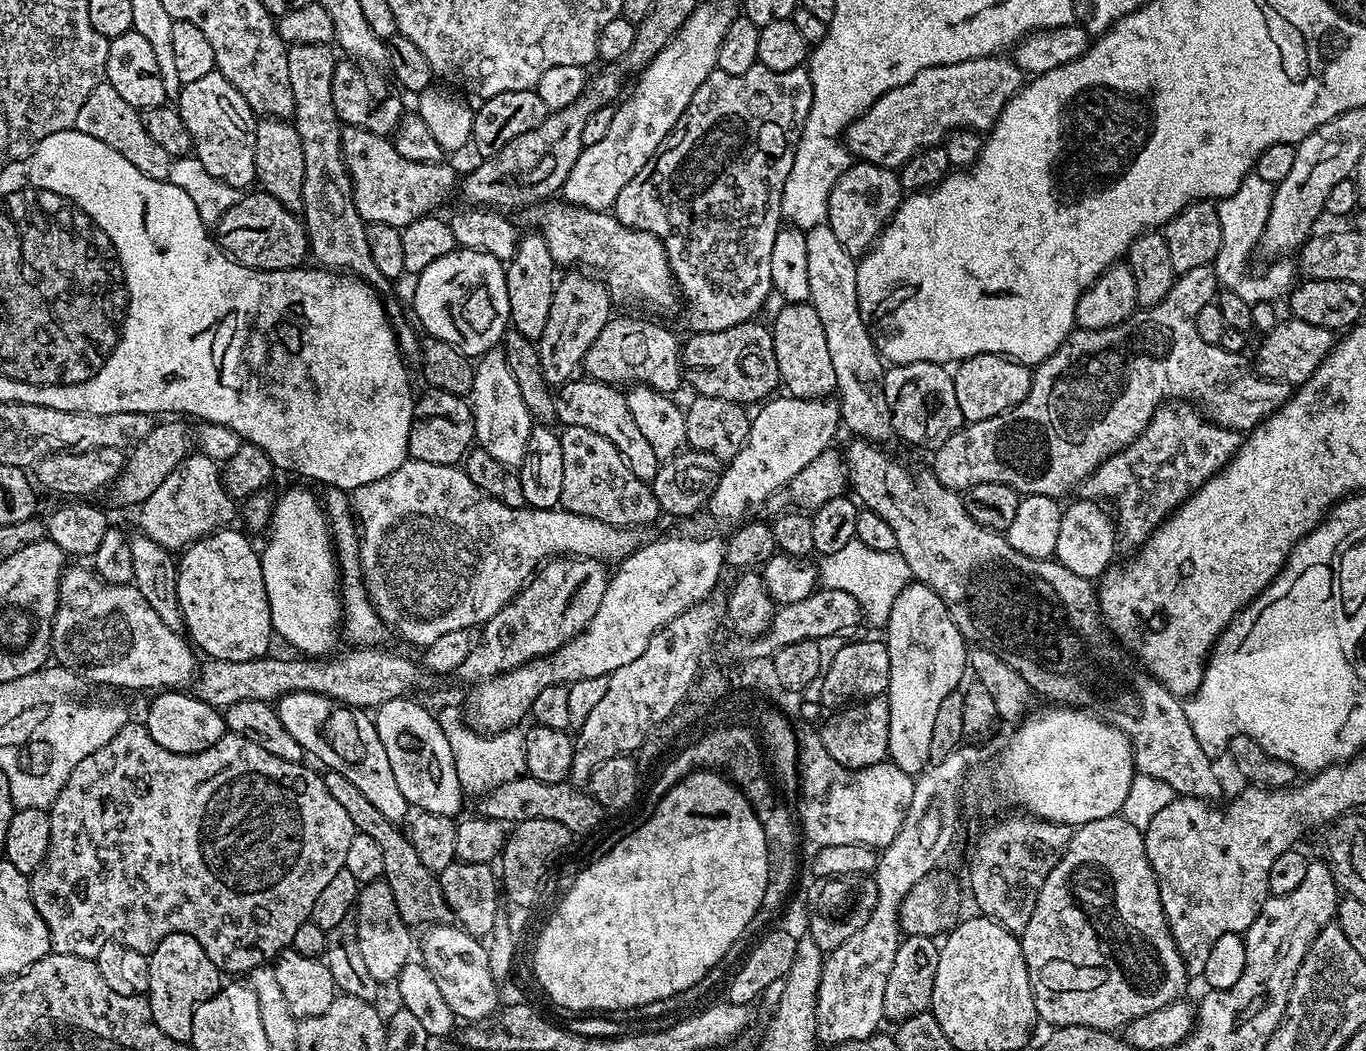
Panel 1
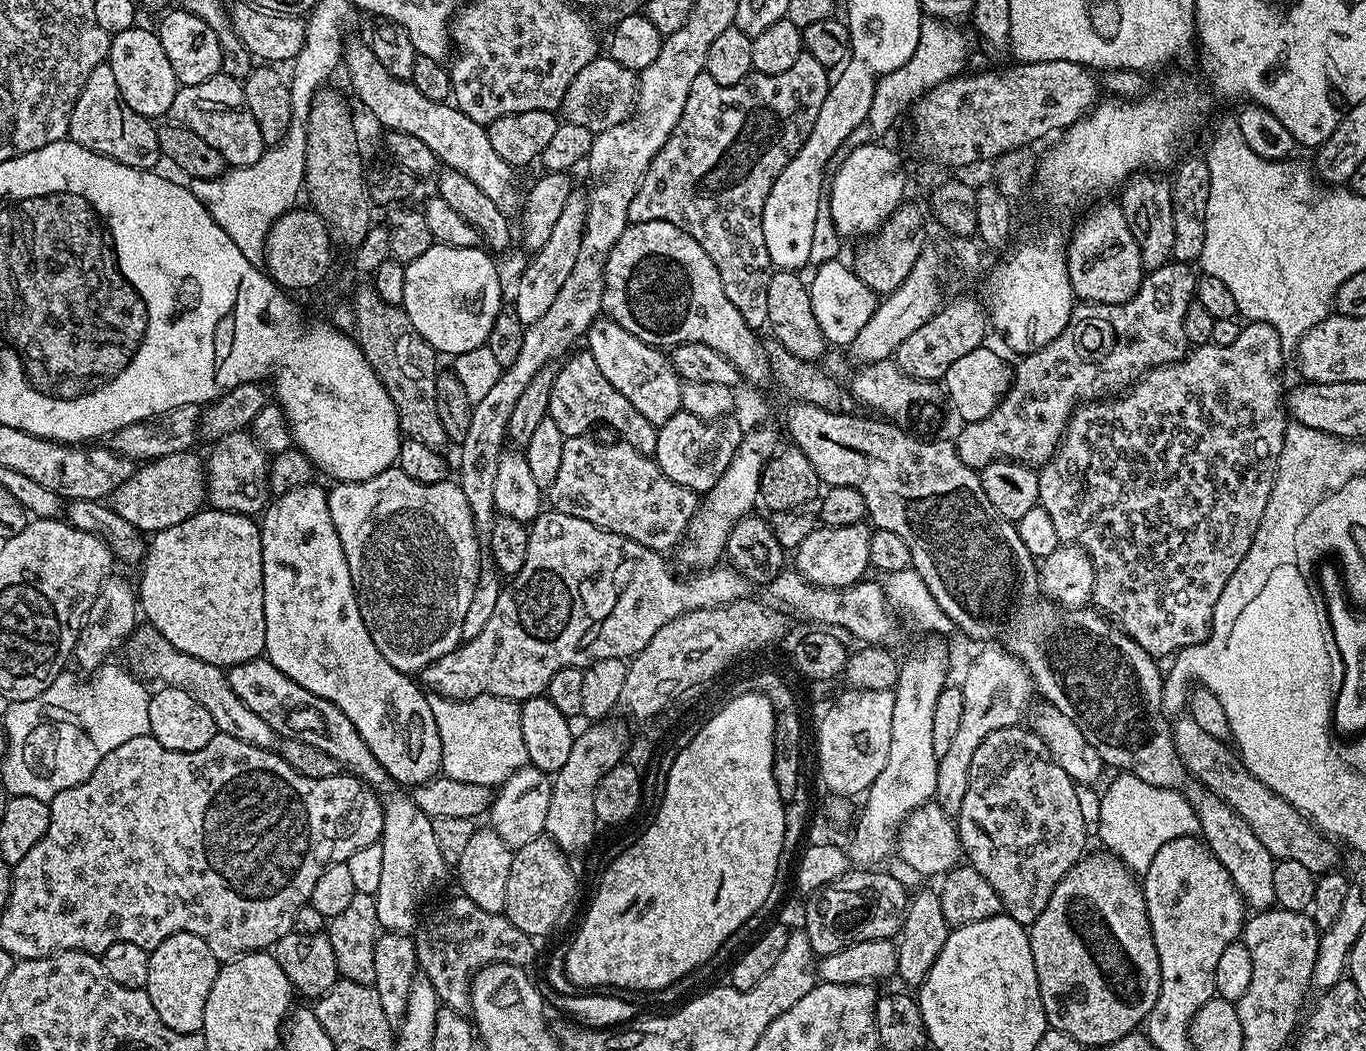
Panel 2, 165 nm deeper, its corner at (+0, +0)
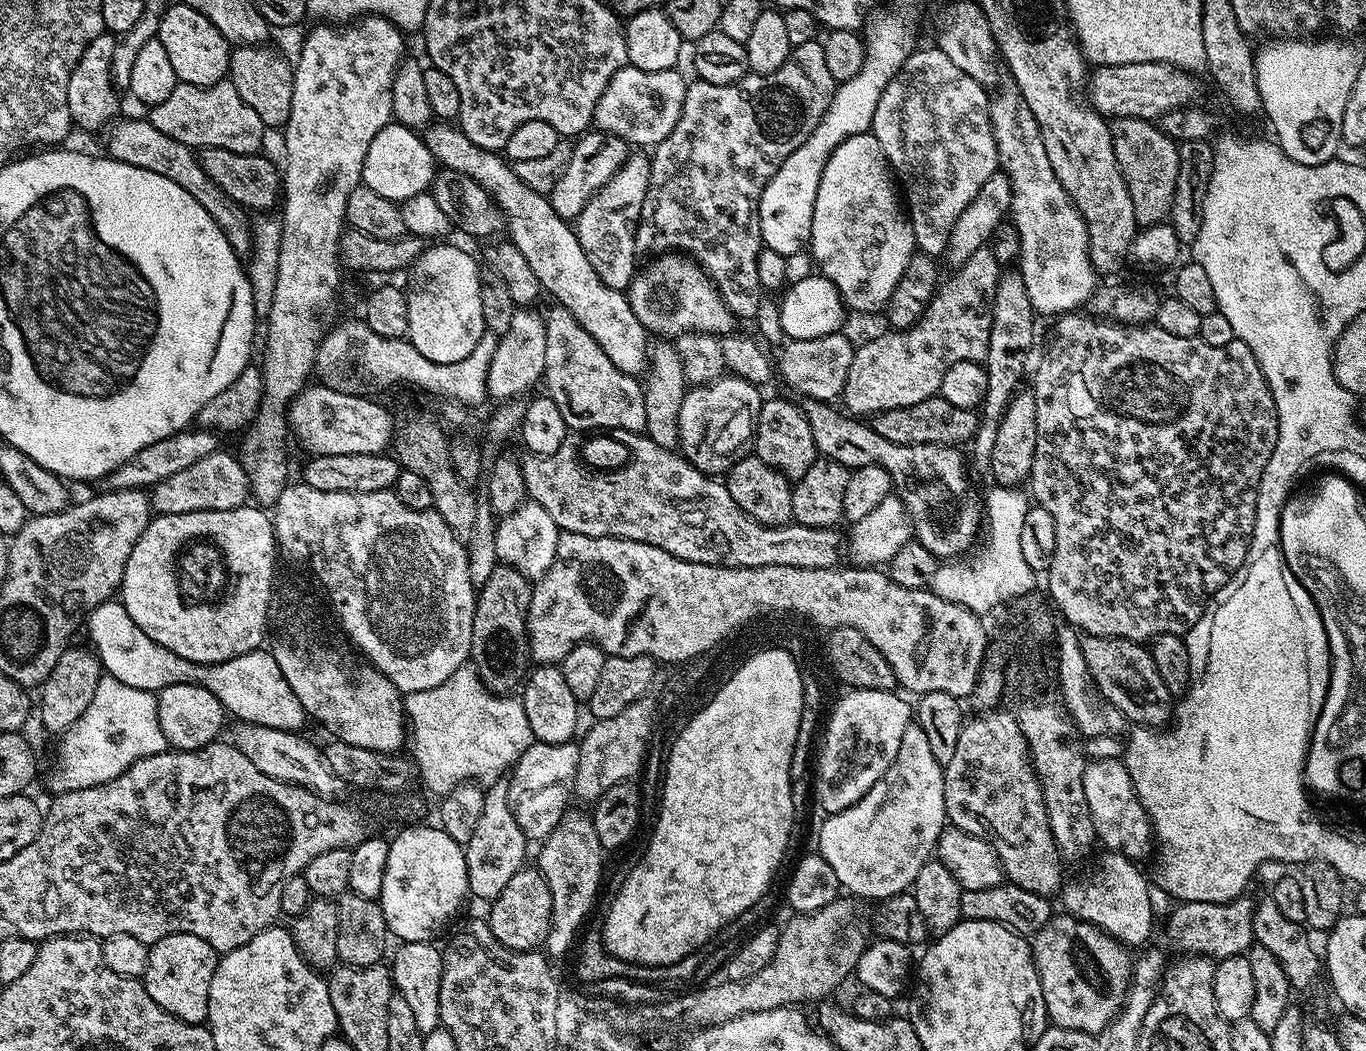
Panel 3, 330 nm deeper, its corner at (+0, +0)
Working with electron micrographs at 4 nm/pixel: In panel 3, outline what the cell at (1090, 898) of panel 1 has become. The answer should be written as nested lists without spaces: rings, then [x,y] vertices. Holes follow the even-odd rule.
[[[1067,914],[1053,915],[1030,940],[1032,961],[1036,963],[1038,978],[1042,986],[1042,998],[1046,1002],[1049,1021],[1055,1027],[1078,1030],[1095,1034],[1102,1031],[1120,1012],[1124,1005],[1124,995],[1132,981],[1133,957],[1128,957],[1129,949],[1100,928],[1085,920],[1076,920]]]

